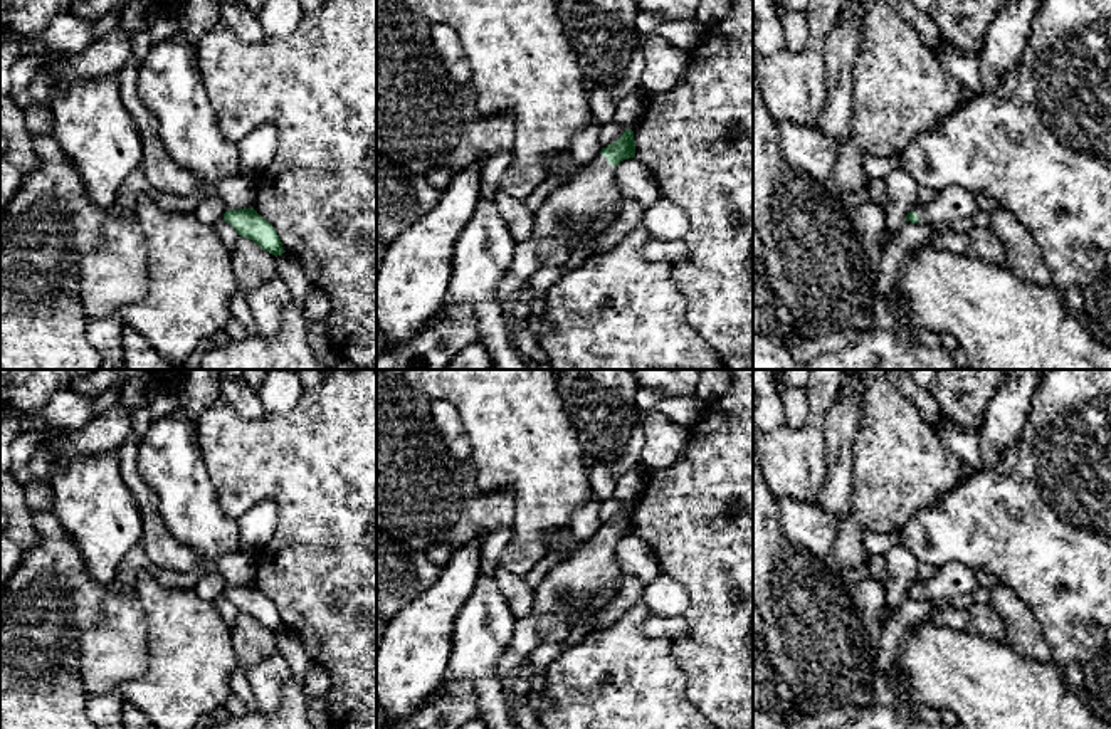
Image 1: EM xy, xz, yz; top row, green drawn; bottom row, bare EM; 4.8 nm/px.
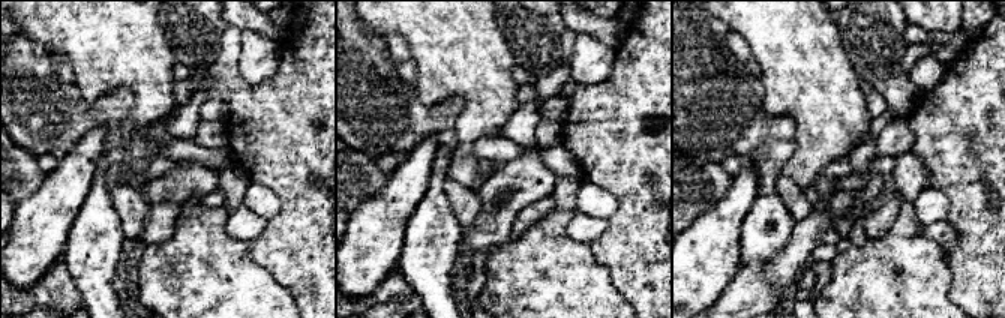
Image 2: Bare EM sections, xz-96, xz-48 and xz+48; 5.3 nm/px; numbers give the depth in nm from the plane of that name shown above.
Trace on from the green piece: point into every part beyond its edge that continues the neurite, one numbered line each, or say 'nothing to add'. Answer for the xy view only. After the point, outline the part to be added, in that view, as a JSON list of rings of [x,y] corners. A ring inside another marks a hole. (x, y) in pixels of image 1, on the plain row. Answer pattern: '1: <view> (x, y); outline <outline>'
nothing to add

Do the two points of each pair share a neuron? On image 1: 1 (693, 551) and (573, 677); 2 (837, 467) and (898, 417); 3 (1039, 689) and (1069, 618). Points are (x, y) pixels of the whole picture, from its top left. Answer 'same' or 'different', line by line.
1: different
2: different
3: different

